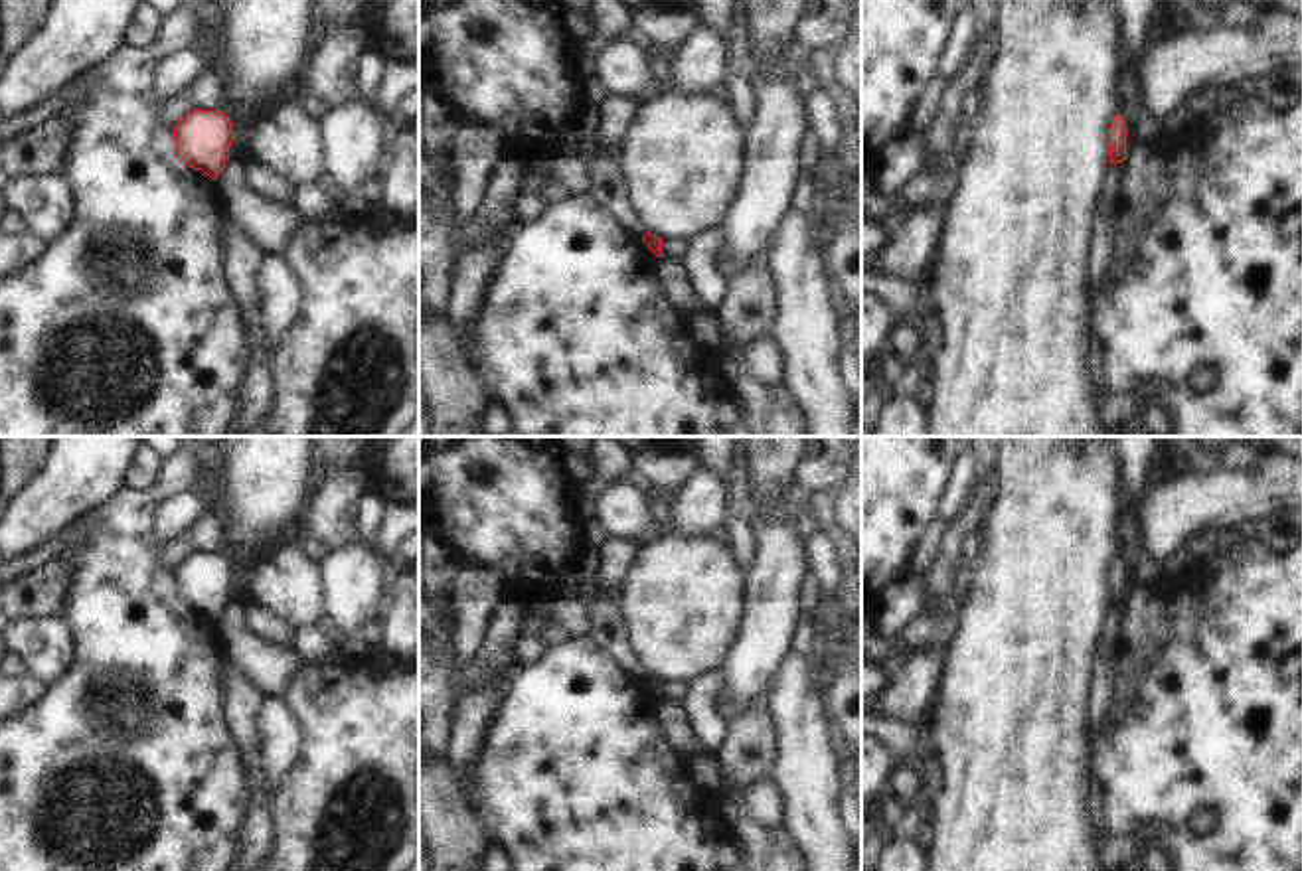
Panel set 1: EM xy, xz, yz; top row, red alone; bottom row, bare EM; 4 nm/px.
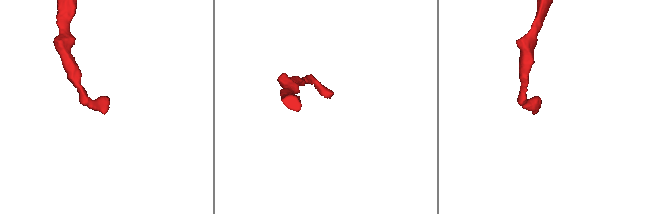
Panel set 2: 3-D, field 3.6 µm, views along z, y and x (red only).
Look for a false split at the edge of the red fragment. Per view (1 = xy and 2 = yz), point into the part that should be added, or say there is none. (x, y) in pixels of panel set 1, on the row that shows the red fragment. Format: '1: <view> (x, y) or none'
1: none
2: none

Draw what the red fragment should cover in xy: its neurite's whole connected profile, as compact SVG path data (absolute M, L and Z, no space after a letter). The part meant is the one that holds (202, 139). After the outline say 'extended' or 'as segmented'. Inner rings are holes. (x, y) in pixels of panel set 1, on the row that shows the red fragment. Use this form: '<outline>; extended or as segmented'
M194 109L174 126L174 144L180 158L194 170L217 180L229 160L233 128L229 117L217 109Z; as segmented

